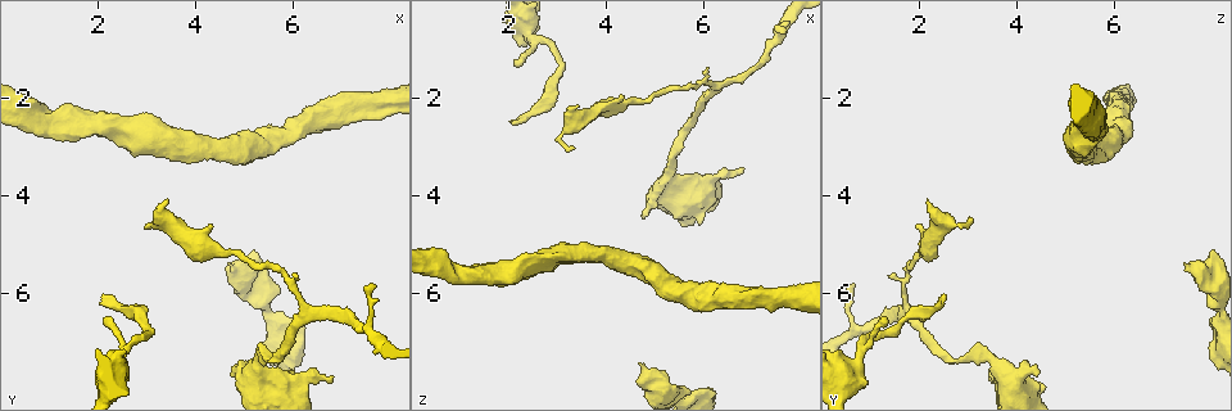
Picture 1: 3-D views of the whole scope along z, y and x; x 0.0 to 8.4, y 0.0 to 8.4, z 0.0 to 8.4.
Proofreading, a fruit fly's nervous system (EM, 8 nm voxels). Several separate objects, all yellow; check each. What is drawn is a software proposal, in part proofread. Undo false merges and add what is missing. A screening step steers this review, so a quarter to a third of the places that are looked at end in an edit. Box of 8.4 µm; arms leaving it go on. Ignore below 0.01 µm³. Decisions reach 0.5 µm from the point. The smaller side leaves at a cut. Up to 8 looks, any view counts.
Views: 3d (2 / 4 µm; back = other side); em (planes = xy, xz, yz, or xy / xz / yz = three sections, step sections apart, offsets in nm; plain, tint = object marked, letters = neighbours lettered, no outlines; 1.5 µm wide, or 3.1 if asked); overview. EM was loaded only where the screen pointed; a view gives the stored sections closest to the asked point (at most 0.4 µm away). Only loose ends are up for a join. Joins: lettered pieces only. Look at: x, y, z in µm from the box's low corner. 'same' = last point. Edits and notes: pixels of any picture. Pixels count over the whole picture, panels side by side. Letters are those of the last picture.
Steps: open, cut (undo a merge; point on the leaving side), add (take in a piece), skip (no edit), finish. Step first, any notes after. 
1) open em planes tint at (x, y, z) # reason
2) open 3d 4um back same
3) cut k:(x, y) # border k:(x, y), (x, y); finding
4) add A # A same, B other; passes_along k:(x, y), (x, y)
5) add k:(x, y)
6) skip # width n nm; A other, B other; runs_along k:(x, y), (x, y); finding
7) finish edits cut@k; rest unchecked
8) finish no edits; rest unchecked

open 3d 4um at (6.20, 7.80, 3.65)

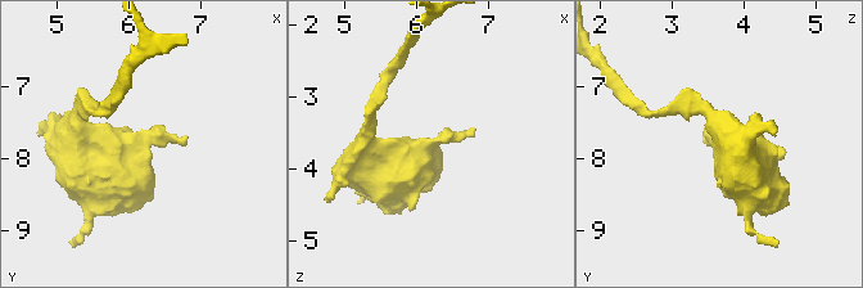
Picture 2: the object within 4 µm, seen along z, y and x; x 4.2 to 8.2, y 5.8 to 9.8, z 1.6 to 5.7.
open em planes letters at (6.20, 7.80, 3.65) # need the tissue

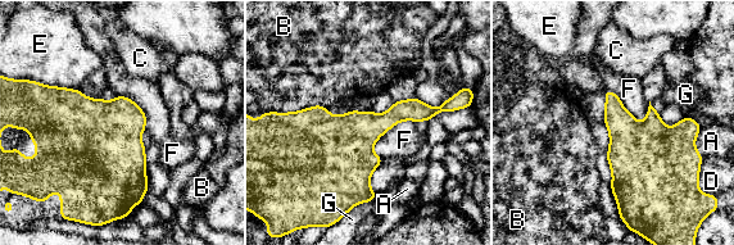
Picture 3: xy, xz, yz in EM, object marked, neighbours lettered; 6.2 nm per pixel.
skip # A other, B other, C other, D other, E other, F other, G other; border 3:(605, 89), (639, 123), (644, 121); continuous, no second cell

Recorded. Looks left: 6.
open em xz step 4 tint at (4.75, 5.35, 7.35) # free end

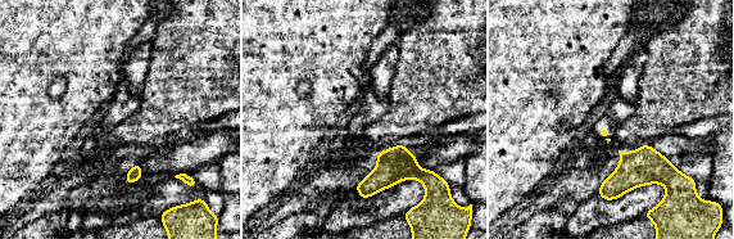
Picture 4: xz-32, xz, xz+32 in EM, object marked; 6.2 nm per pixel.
open em yz step 8 letters same # cut it another way

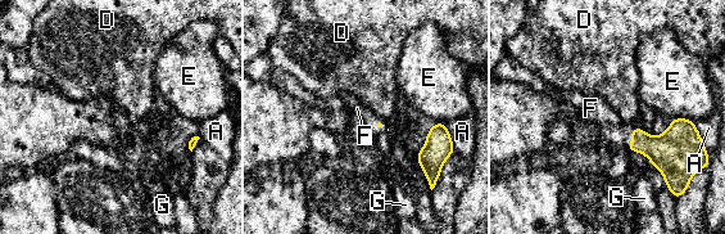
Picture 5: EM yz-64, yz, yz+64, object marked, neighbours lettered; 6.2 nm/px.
add 5:(612, 127) # A other, D other, E other, F same, G other; passes_along 5:(666, 152), (633, 130), (612, 127); the cell continues

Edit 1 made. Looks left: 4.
open 3d 2um at (3.30, 4.55, 3.05) # branch stops here

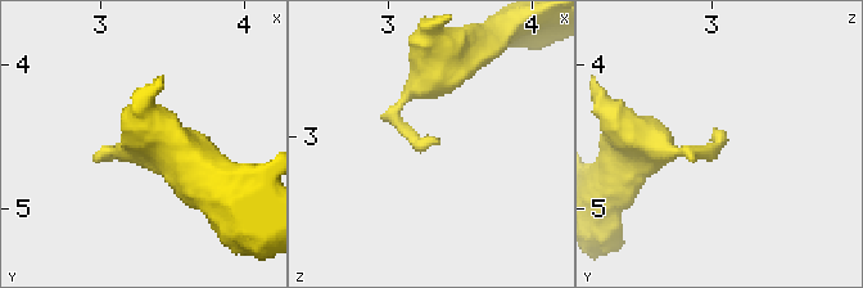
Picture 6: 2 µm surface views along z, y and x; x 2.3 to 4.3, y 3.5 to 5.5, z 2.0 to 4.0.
open em planes letters at (3.36, 4.48, 3.00) # now the EM

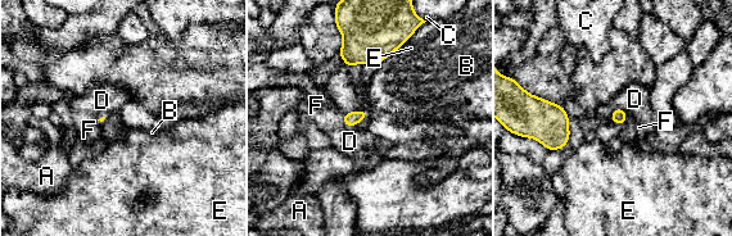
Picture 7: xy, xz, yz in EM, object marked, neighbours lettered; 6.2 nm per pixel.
skip # longest_contact E 180 nm; A other, B other, C other, D other, E other, F other; border 7:(414, 31), (394, 51); none of them fits

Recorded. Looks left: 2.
finish edits add@5; rest unchecked

